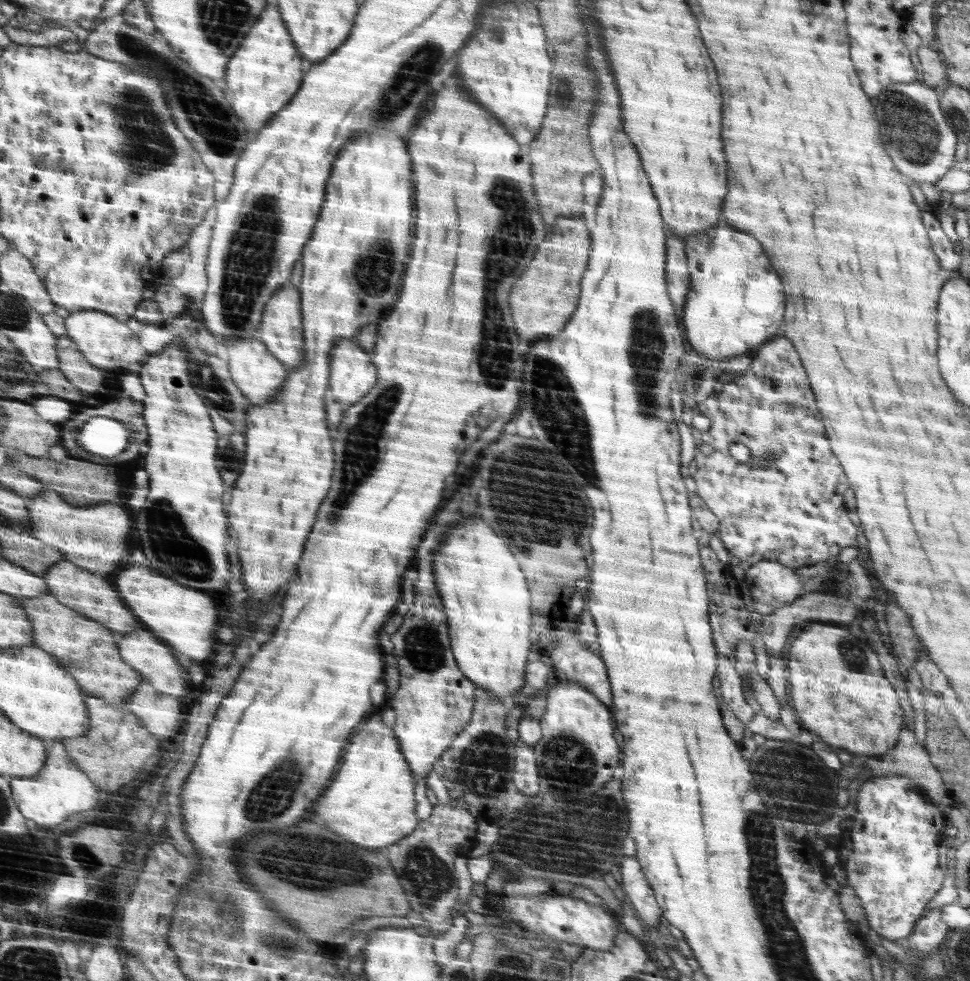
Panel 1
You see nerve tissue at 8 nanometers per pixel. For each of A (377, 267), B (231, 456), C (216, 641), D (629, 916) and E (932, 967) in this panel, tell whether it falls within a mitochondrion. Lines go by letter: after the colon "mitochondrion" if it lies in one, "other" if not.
A: mitochondrion
B: mitochondrion
C: other
D: other
E: mitochondrion

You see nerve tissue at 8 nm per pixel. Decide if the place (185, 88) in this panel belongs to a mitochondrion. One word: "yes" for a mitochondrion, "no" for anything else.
yes

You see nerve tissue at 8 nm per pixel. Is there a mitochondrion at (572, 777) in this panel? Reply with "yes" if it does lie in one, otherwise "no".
yes

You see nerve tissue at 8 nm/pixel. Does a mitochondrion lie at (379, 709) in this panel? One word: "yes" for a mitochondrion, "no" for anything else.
no

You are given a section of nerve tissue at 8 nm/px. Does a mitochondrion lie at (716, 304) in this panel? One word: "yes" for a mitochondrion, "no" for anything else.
no

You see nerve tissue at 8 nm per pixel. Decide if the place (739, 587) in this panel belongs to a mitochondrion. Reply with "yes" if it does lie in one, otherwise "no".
no

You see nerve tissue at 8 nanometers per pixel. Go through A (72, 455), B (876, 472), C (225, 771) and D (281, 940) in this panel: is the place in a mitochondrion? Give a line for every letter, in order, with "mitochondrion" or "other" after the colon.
A: other
B: other
C: other
D: mitochondrion

